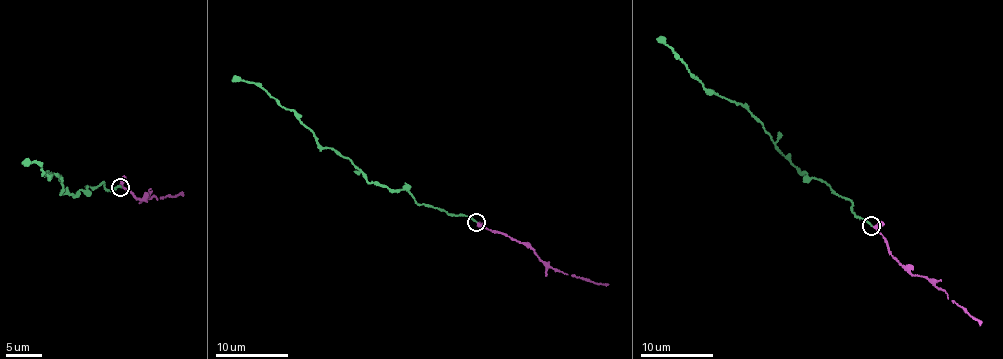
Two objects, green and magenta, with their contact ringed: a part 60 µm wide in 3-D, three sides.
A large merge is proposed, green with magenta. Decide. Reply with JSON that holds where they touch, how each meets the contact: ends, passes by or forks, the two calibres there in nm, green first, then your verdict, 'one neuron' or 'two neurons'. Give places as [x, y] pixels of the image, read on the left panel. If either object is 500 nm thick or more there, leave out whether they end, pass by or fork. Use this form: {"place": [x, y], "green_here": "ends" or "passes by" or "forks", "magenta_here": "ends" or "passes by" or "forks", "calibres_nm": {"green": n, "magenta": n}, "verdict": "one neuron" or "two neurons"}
{"place": [120, 187], "green_here": "ends", "magenta_here": "passes by", "calibres_nm": {"green": 200, "magenta": 280}, "verdict": "one neuron"}

